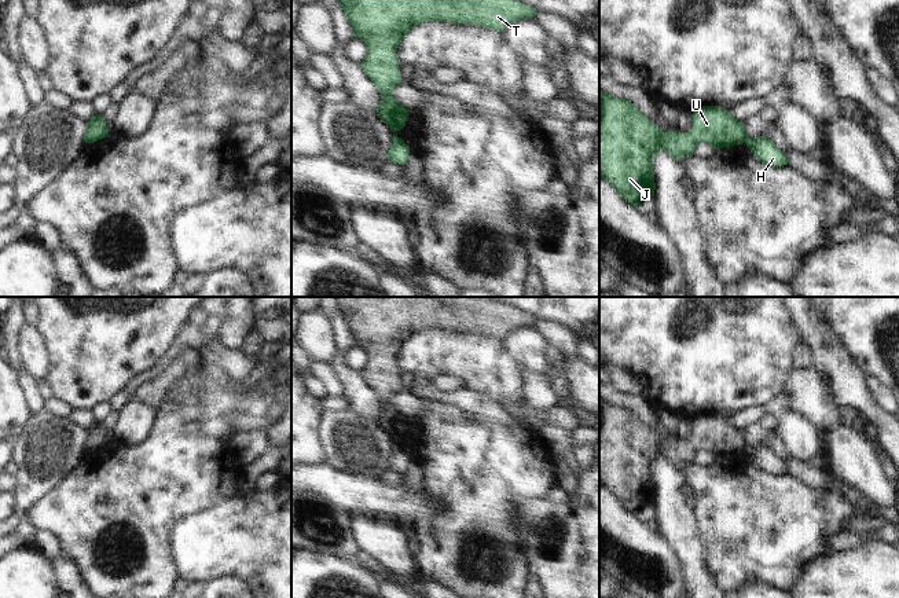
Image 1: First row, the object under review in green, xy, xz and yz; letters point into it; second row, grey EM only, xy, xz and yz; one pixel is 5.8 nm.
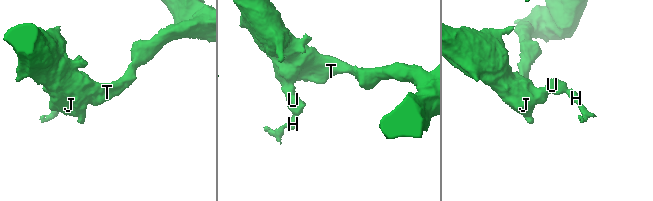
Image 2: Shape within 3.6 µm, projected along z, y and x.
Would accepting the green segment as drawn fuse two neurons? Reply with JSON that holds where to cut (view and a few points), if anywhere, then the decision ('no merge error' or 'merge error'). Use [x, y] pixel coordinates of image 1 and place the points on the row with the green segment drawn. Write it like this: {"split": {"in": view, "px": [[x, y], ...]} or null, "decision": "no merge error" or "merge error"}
{"split": {"in": "yz", "px": [[747, 138], [742, 142]]}, "decision": "merge error"}

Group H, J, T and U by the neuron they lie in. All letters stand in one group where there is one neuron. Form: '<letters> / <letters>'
H / J T U

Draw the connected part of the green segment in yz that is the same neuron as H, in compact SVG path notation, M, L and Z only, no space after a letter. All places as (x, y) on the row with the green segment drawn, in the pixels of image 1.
M767 136L746 137L744 143L757 159L770 166L778 168L788 164L786 153L777 148Z

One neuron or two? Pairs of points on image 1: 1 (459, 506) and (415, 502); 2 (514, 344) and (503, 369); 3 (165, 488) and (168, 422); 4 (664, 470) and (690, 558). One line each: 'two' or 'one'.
1: two
2: two
3: one
4: one

